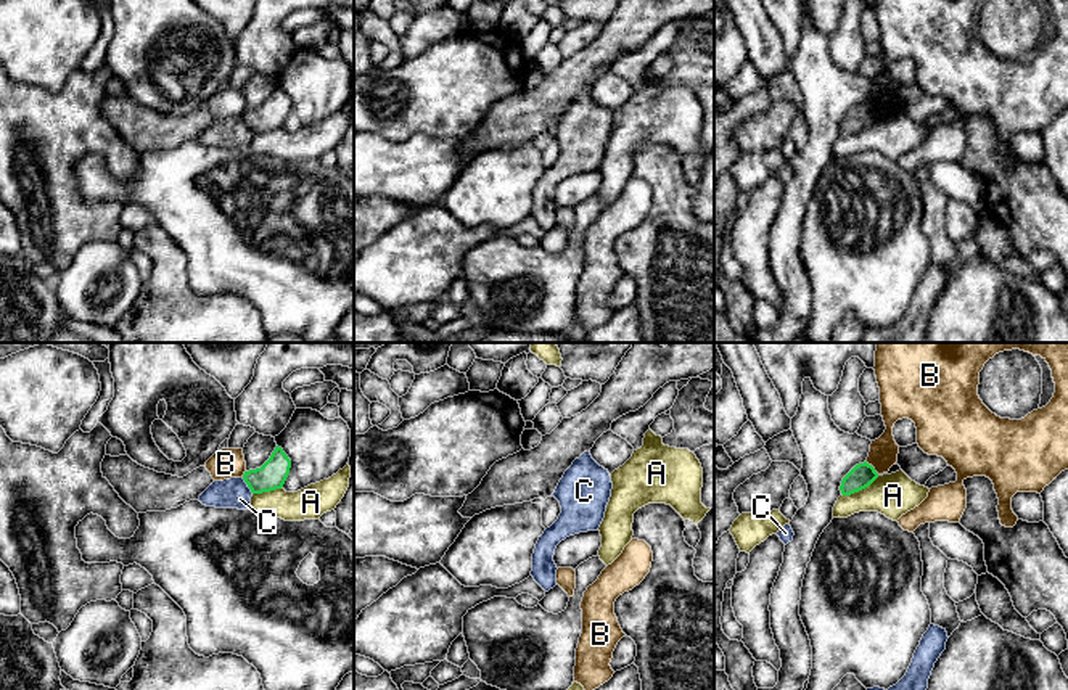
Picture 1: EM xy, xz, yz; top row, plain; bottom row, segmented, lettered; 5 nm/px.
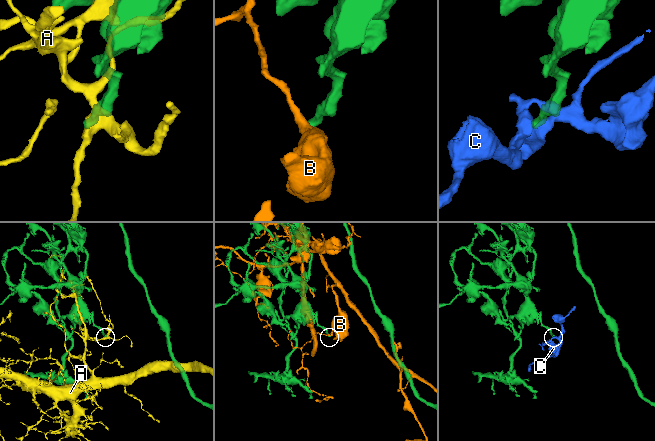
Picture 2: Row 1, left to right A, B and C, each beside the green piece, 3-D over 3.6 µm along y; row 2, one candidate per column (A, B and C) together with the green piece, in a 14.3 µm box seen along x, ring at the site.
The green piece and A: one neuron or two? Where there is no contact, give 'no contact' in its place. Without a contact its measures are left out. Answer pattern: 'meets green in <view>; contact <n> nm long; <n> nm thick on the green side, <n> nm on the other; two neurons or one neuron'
meets green in yz; contact 220 nm long; 120 nm thick on the green side, 220 nm on the other; two neurons

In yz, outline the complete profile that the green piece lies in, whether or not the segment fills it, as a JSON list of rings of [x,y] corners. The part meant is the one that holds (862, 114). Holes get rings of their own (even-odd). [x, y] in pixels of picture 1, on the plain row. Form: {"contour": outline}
{"contour": [[[867,101],[856,105],[841,121],[840,130],[843,135],[851,135],[869,127],[878,113]]]}

